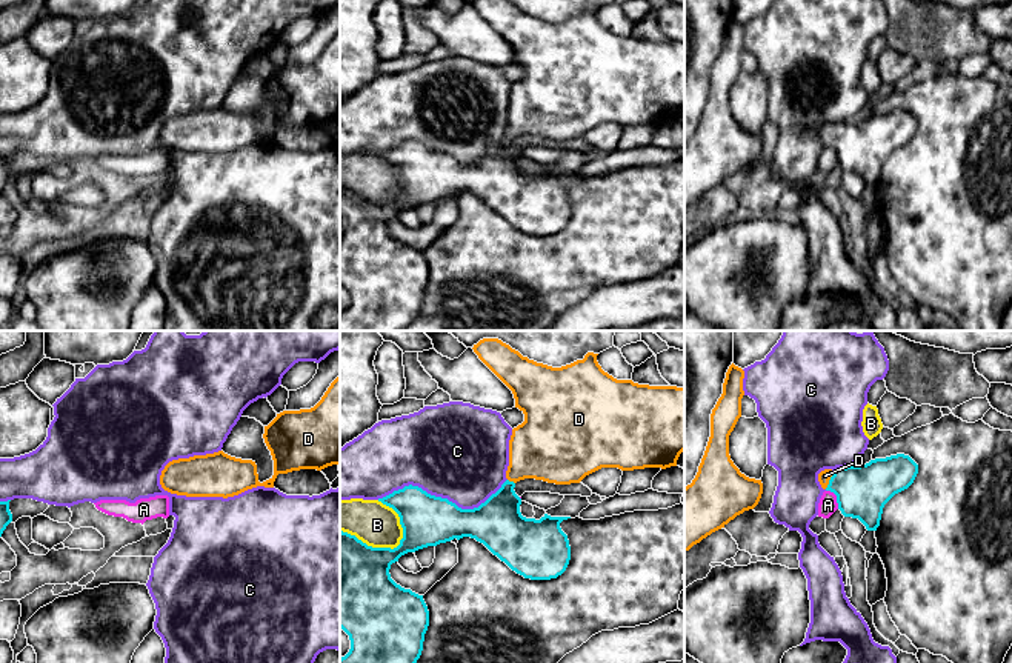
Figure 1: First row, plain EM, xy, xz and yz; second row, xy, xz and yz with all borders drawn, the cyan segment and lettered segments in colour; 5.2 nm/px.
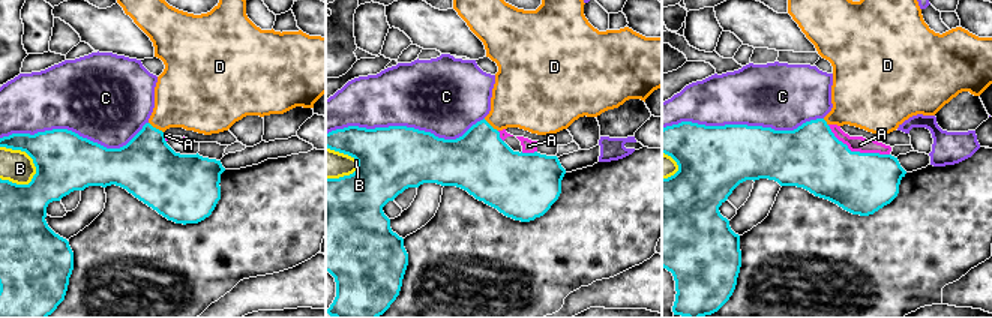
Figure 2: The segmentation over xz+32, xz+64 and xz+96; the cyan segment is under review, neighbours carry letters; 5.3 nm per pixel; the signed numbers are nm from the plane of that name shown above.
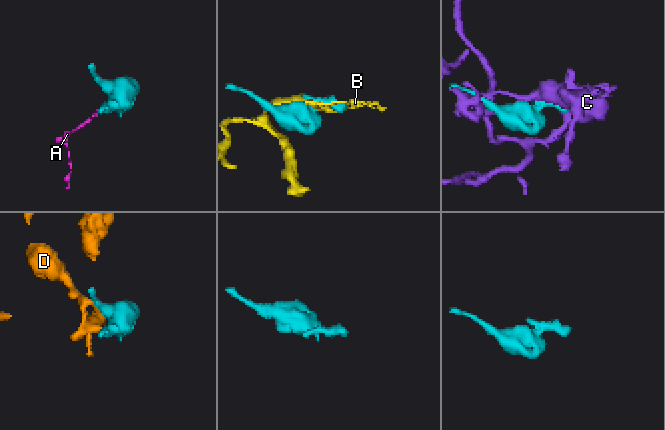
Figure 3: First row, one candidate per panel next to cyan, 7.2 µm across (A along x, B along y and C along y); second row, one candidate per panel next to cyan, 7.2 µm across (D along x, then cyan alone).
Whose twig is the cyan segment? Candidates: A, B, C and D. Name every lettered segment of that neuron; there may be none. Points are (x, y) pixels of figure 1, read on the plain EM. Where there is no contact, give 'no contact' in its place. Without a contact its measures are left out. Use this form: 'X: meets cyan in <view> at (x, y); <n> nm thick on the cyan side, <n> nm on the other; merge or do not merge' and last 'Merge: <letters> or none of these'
A: meets cyan in yz at (837, 153); 280 nm thick on the cyan side, 100 nm on the other; do not merge
B: meets cyan in xz at (371, 202); 480 nm thick on the cyan side, 220 nm on the other; do not merge
C: meets cyan in xz at (442, 154); 260 nm thick on the cyan side, 480 nm on the other; do not merge
D: meets cyan in yz at (829, 136); 280 nm thick on the cyan side, 70 nm on the other; merge
Merge: D

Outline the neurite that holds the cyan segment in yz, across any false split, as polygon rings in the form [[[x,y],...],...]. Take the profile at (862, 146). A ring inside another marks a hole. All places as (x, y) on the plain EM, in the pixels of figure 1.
[[[897,109],[860,122],[824,125],[818,137],[837,151],[844,172],[858,174],[867,186],[877,186],[884,160],[907,145],[917,129],[918,120],[909,111]]]

